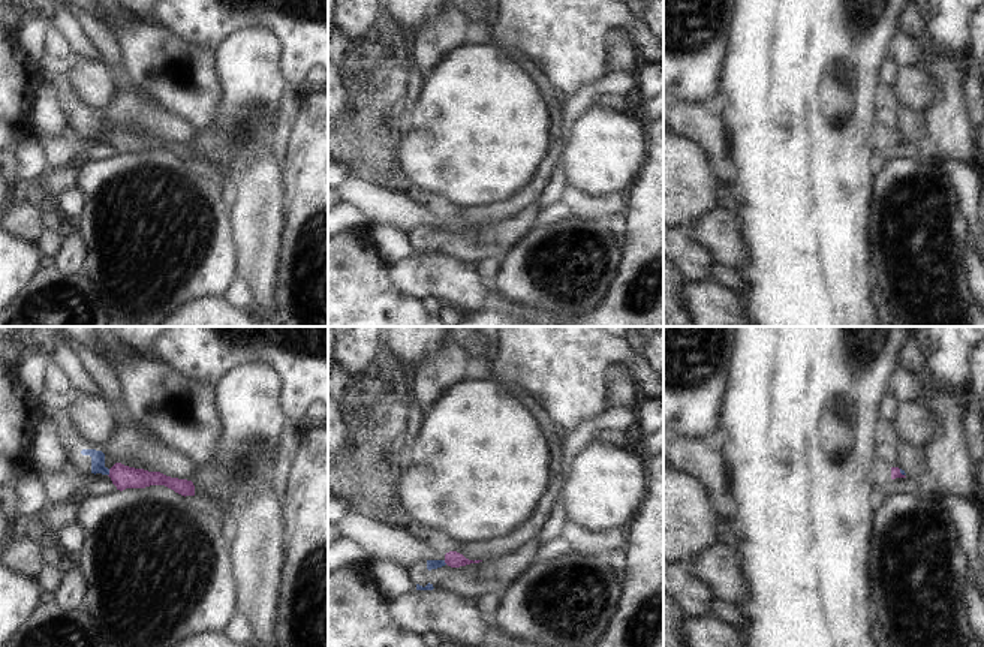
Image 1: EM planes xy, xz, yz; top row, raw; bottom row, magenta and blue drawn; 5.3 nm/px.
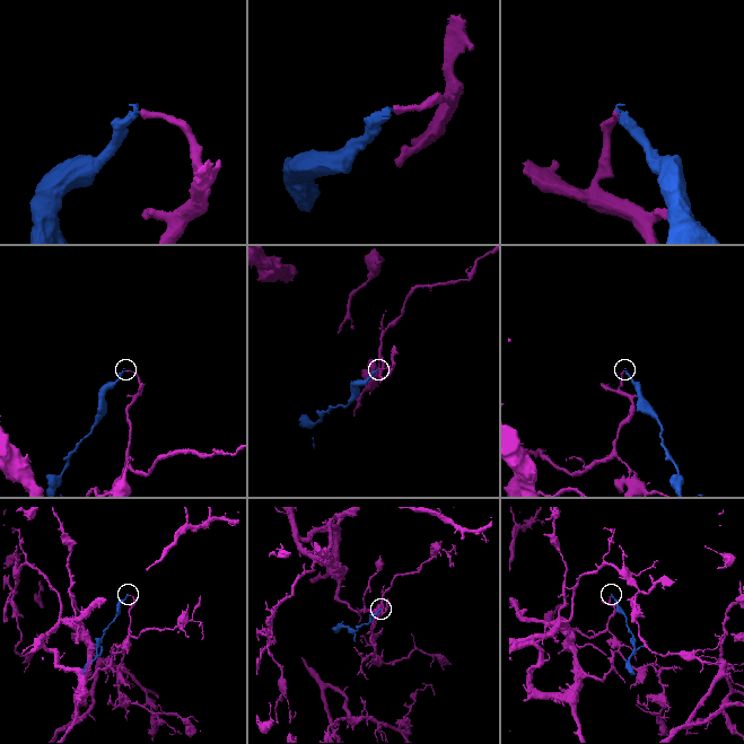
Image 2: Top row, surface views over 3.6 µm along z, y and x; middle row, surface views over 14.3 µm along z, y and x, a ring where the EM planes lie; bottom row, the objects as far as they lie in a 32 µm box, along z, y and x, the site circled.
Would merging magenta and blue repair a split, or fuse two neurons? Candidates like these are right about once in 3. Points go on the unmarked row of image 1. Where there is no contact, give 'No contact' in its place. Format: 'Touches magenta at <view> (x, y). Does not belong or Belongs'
Touches magenta at xy (110, 137). Does not belong

